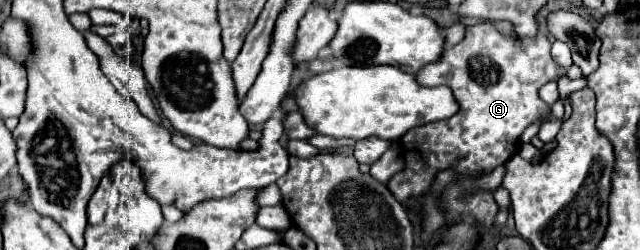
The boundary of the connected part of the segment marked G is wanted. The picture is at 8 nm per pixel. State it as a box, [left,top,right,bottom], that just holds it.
[387,23,565,205]

